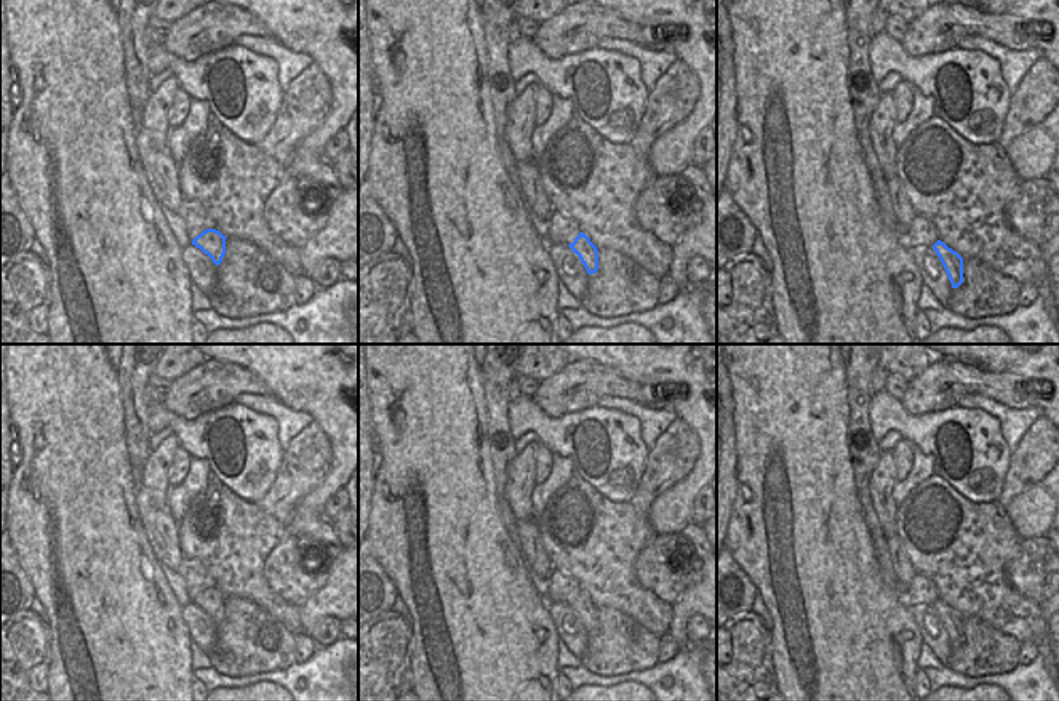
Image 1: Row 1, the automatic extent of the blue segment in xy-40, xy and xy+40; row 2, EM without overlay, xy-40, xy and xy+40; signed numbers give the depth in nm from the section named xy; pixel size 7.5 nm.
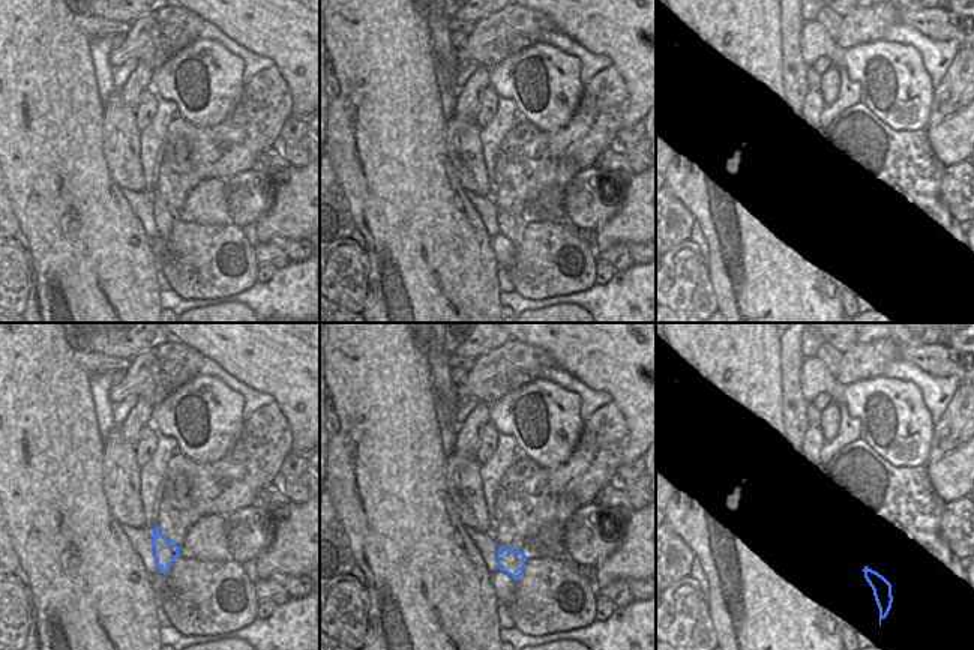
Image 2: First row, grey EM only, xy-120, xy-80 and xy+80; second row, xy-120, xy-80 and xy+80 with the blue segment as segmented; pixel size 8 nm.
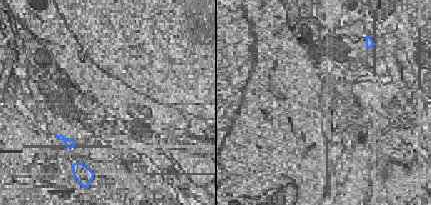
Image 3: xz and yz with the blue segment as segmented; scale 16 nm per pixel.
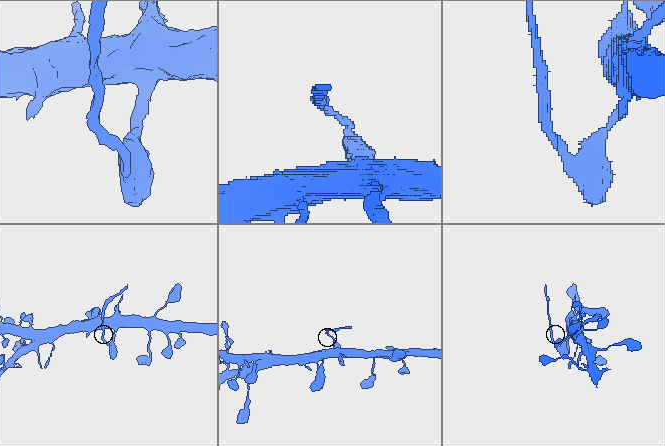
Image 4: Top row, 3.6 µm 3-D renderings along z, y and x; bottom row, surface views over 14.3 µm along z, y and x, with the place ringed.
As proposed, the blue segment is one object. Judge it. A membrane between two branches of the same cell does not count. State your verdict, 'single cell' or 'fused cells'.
fused cells

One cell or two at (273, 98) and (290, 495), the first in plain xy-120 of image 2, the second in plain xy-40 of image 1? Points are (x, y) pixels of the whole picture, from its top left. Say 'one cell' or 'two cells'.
one cell

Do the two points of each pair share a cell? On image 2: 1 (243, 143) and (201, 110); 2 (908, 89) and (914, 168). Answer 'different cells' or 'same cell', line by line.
1: different cells
2: different cells

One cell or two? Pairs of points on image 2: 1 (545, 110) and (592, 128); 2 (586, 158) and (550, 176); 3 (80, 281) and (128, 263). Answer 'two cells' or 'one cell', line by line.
1: two cells
2: two cells
3: one cell

